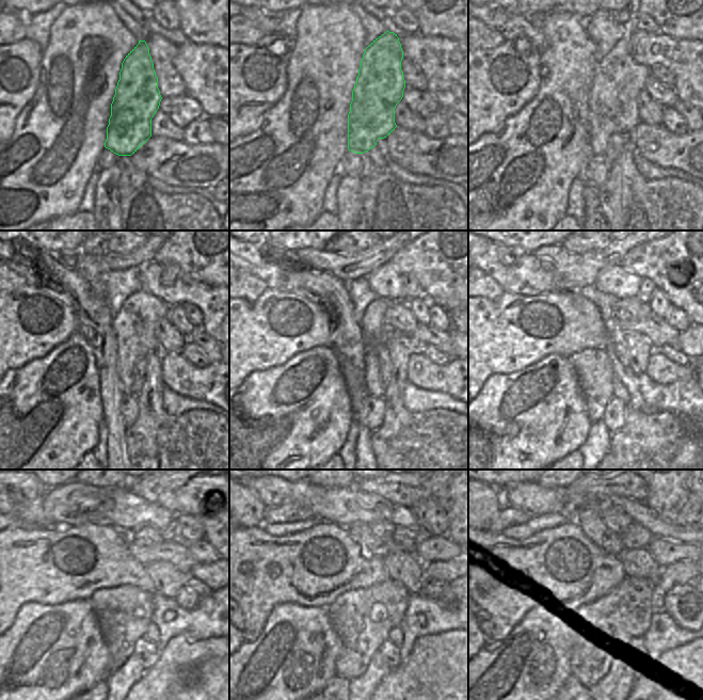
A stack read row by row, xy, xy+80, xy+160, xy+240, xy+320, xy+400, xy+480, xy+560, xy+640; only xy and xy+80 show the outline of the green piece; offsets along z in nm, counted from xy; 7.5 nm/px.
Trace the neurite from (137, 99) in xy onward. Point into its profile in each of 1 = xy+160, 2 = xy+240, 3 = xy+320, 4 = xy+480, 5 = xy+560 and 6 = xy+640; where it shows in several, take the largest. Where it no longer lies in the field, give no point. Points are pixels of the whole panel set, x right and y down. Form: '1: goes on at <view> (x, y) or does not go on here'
1: goes on at xy+160 (618, 80)
2: goes on at xy+240 (134, 325)
3: goes on at xy+320 (372, 324)
4: goes on at xy+480 (153, 633)
5: goes on at xy+560 (396, 635)
6: goes on at xy+640 (643, 640)

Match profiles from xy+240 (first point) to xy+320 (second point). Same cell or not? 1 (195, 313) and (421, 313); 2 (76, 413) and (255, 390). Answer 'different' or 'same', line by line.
1: different
2: same

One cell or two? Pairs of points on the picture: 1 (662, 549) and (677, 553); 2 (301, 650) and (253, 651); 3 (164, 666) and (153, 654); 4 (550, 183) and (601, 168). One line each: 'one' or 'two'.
1: one
2: one
3: two
4: two

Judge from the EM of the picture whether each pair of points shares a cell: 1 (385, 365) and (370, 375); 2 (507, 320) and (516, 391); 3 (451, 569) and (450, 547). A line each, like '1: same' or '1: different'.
1: different
2: different
3: different

